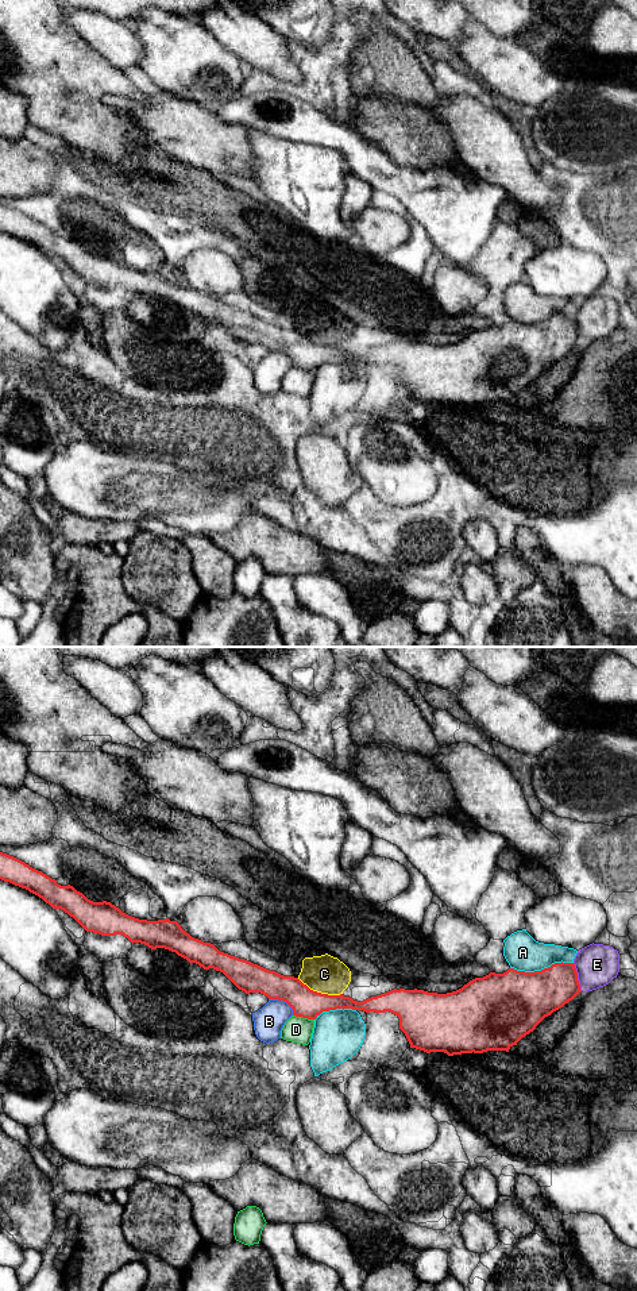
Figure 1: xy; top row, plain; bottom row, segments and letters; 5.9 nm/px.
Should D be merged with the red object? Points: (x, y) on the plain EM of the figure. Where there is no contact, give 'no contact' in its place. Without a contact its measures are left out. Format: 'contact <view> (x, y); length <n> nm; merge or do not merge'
contact xy (304, 369); length 130 nm; do not merge

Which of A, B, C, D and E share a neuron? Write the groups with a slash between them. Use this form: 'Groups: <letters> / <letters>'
Groups: A / B D / C / E

